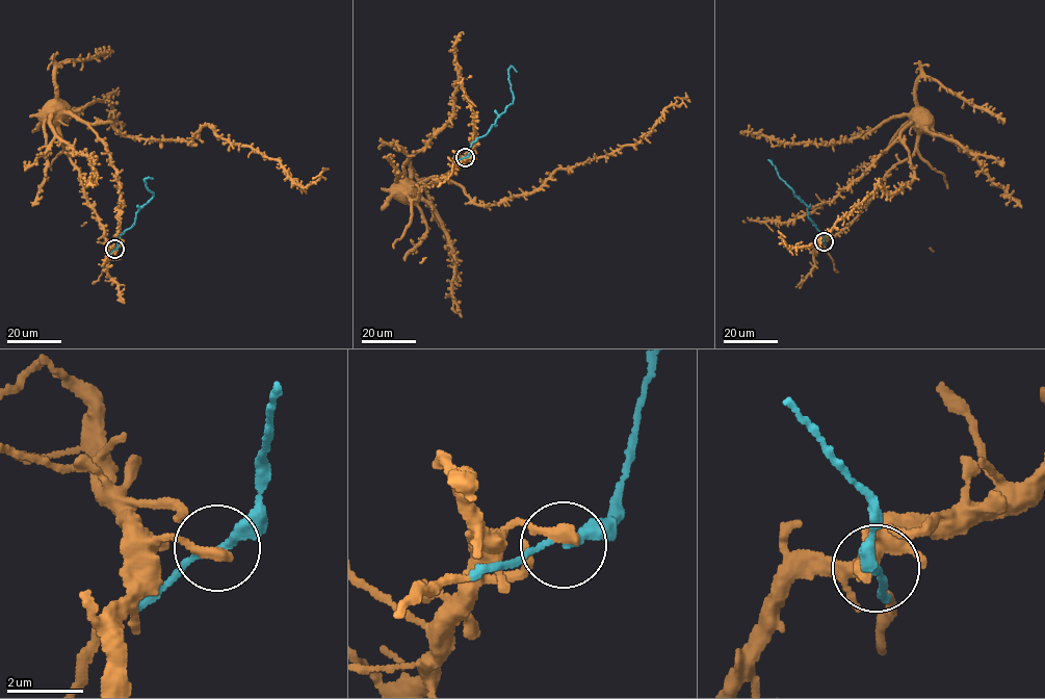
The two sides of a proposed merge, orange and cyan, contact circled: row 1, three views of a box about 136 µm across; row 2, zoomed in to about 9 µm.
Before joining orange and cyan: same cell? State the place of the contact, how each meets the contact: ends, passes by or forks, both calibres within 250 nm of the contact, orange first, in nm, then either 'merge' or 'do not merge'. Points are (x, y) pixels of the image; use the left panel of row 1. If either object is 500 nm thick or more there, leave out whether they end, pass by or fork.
place (114, 249); orange ends; cyan passes by; calibres 320 and 190 nm; merge

